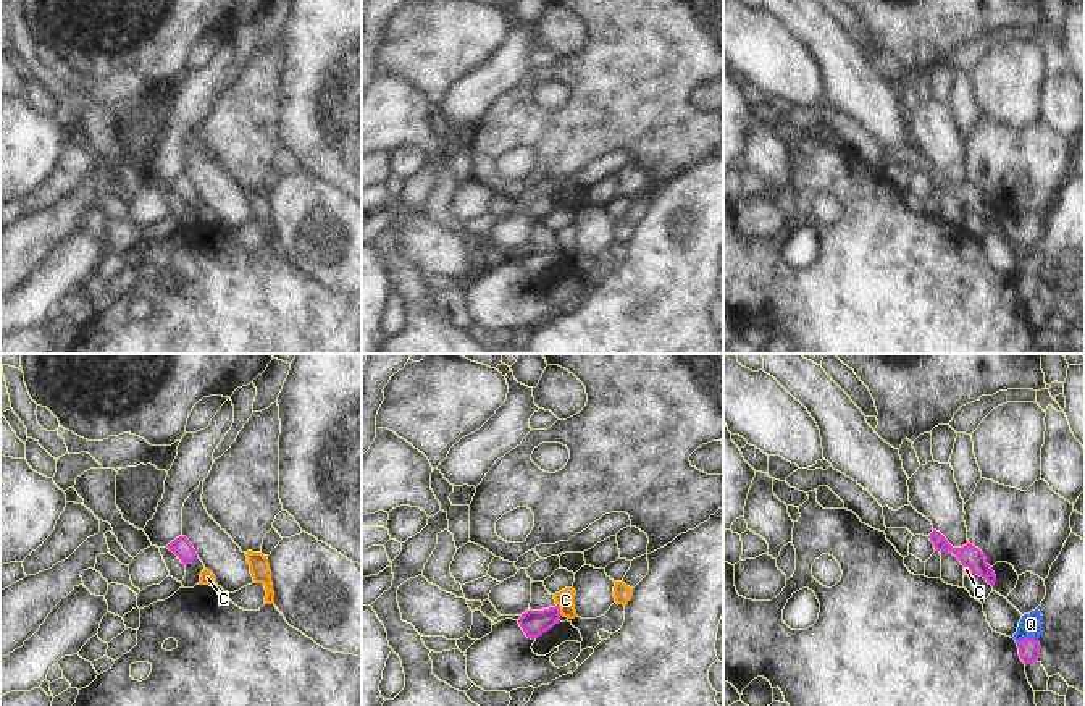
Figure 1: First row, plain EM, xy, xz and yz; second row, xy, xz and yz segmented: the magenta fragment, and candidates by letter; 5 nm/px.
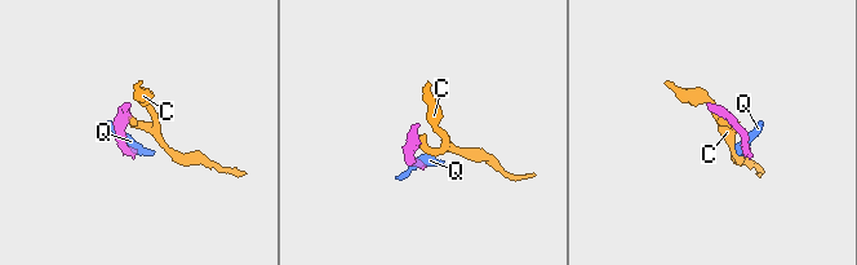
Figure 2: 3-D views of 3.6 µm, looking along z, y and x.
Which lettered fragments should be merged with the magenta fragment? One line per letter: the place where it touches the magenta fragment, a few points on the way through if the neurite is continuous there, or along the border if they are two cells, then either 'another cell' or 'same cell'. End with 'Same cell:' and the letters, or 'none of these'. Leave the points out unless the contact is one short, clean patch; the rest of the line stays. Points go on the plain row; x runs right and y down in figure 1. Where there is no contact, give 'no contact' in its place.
C: xz (559, 247) | along xz (557, 243), (561, 252) | another cell
Q: yz (1026, 277) | along yz (1037, 277), (1021, 277), (1016, 280) | another cell
Same cell: none of these

